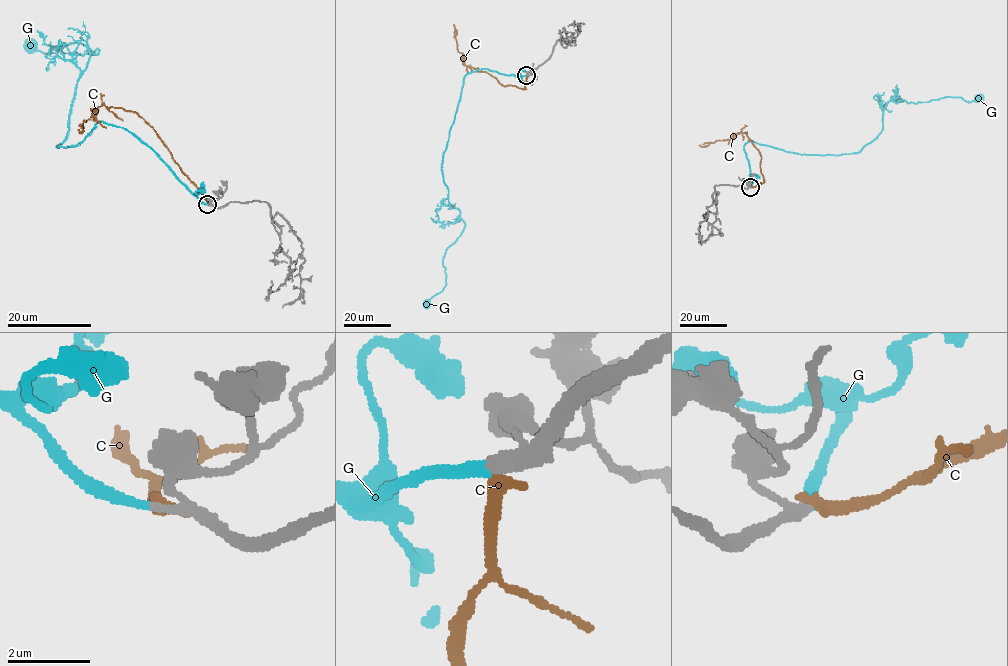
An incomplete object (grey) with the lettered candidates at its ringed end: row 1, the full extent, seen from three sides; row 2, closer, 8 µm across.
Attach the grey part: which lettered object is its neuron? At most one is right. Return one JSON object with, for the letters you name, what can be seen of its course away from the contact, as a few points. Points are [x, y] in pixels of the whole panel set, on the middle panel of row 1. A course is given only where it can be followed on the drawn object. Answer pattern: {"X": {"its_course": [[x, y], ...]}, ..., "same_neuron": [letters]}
{"G": {"its_course": [[526, 75], [479, 69], [463, 79], [441, 169], [450, 206], [465, 225], [443, 259], [446, 286], [427, 303]]}, "same_neuron": ["G"]}

